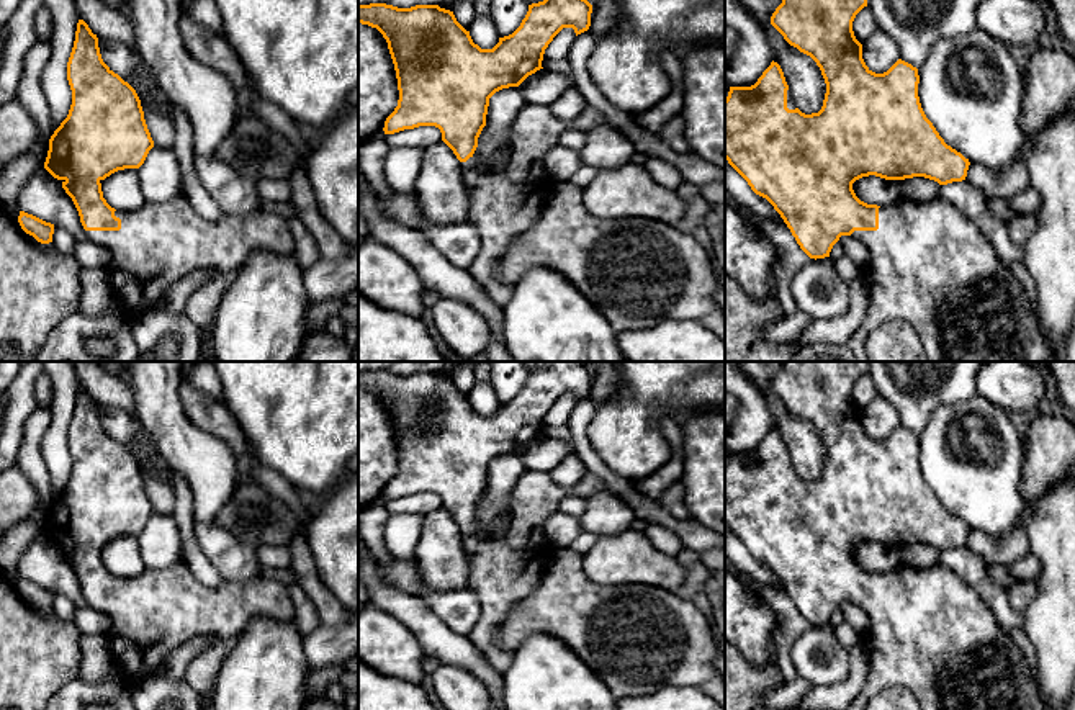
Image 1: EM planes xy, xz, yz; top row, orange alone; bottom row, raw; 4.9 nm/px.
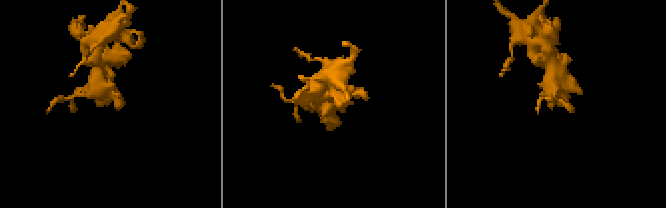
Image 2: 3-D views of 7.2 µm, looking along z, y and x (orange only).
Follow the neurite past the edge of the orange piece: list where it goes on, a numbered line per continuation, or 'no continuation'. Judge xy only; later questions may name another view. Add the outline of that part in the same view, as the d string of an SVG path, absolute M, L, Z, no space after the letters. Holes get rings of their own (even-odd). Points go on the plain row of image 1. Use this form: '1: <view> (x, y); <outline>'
1: xy (157, 611); M177 561L133 577L116 576L115 582L121 586L119 597L85 597L87 607L110 618L115 664L110 679L101 684L77 679L46 710L87 710L97 703L136 710L134 689L187 640L208 635L232 643L257 617L295 620L285 579L223 579L218 587L206 587L185 561Z

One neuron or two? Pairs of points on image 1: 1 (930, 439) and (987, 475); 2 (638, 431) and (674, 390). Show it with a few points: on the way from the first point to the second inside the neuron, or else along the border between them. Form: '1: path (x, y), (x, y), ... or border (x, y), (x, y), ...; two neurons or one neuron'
1: path (944, 453), (953, 463), (972, 468); one neuron
2: path (643, 421), (665, 399); one neuron

